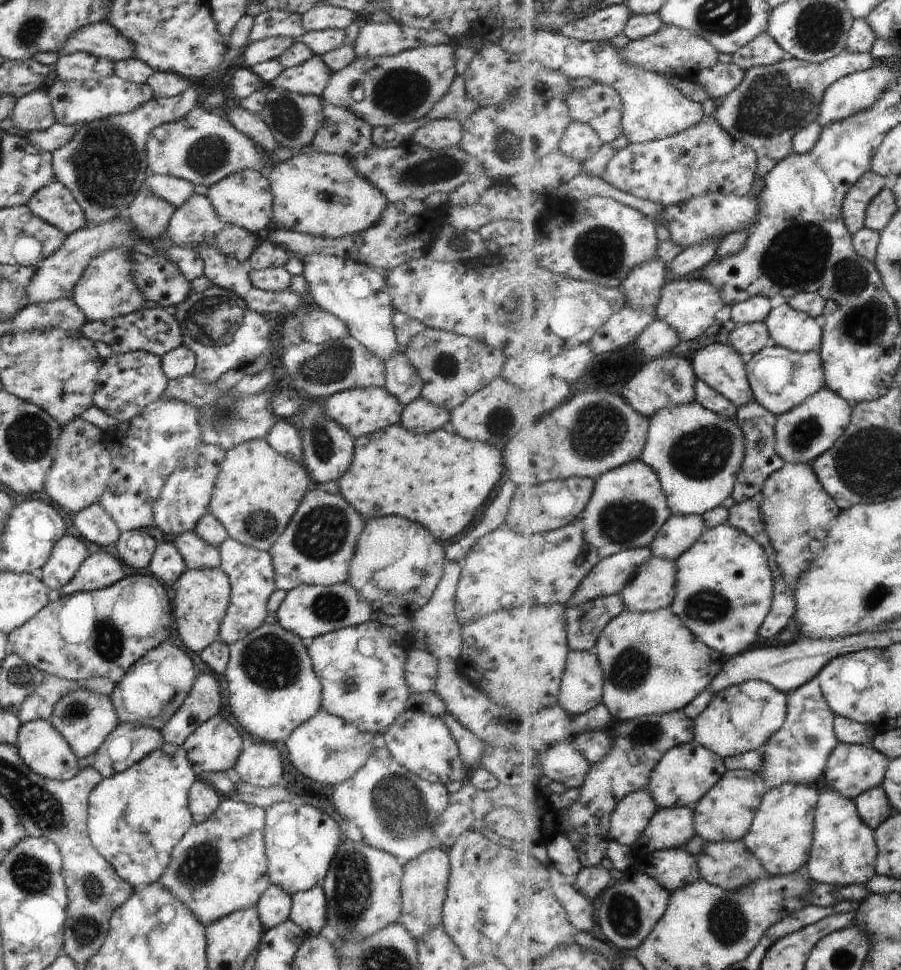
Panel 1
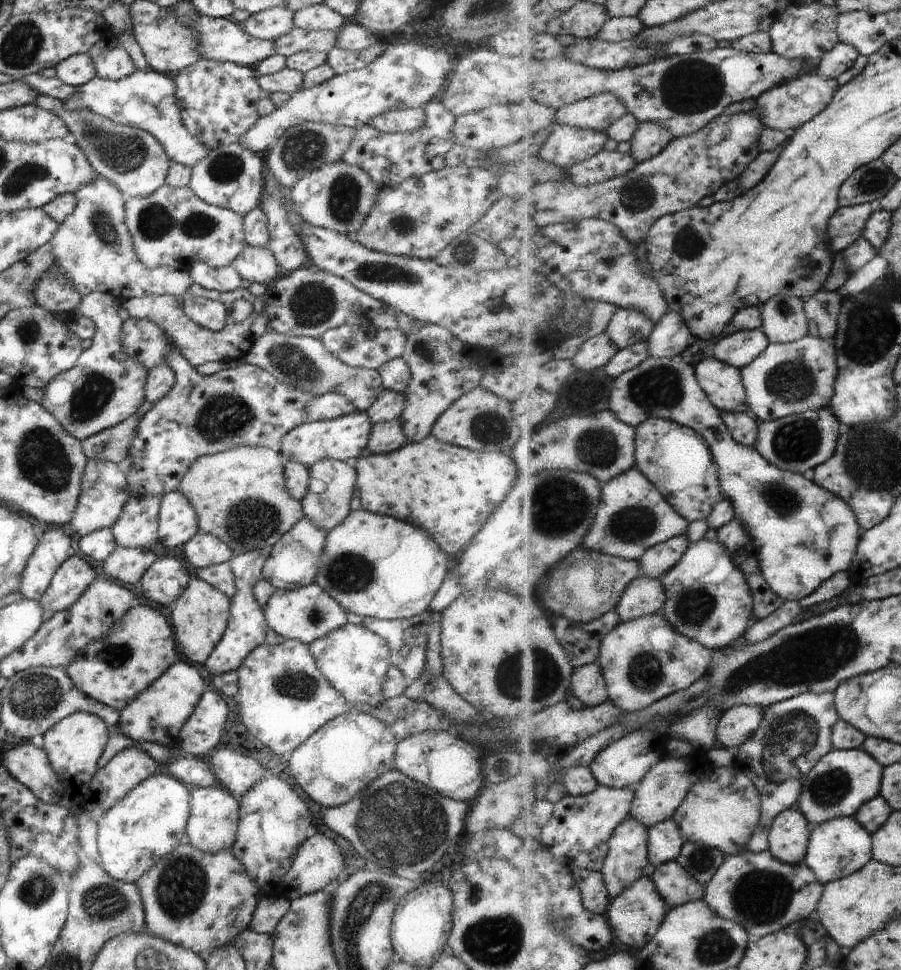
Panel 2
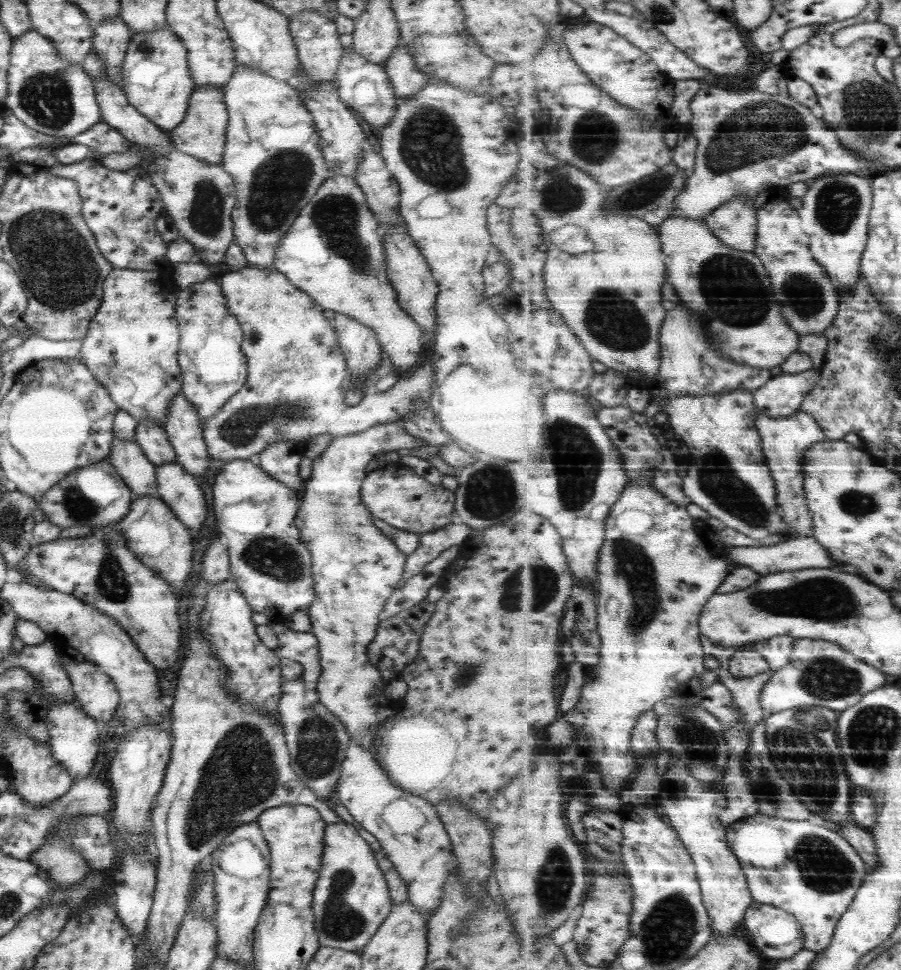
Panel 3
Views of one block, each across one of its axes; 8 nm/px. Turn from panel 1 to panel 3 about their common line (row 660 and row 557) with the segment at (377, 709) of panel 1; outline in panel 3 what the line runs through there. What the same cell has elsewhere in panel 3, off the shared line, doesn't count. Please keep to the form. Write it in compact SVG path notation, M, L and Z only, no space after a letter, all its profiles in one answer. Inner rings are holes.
M397 423L373 425L368 431L332 437L317 459L312 460L311 474L303 480L299 492L299 505L293 519L301 541L310 554L314 595L305 613L310 618L310 633L316 638L320 673L315 684L319 702L344 726L349 737L359 737L395 713L395 704L385 696L379 696L385 682L378 670L367 660L367 645L374 637L378 619L389 595L401 582L406 555L379 531L372 521L374 517L361 502L359 489L366 475L365 466L375 461L381 452L395 452L399 448L423 446Z

